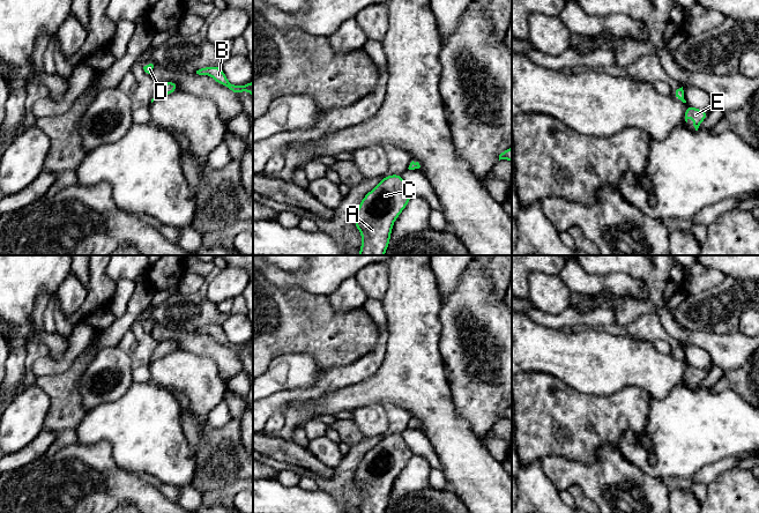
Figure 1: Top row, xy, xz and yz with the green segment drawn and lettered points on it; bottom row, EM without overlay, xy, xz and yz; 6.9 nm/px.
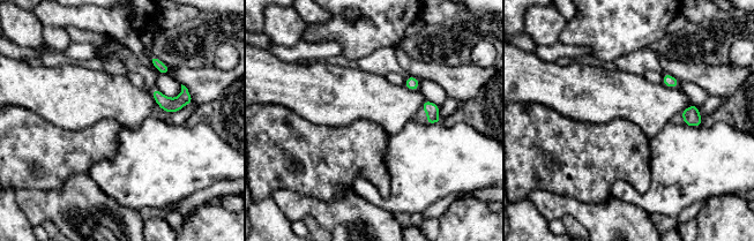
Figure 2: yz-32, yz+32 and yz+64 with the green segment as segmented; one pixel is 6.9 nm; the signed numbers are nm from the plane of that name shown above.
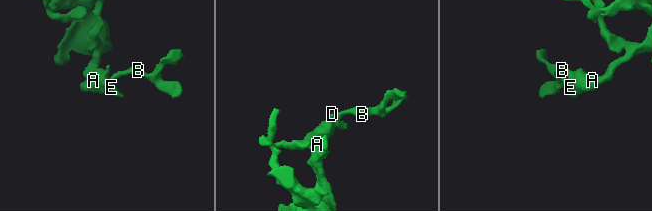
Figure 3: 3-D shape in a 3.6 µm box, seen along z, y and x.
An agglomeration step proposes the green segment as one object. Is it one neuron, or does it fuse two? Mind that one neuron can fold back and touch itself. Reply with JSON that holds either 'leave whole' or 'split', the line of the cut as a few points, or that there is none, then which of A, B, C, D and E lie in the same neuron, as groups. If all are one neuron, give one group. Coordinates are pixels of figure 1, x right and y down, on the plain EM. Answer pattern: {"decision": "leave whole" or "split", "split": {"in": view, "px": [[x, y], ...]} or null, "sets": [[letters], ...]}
{"decision": "leave whole", "split": null, "sets": [["A", "B", "C", "D", "E"]]}

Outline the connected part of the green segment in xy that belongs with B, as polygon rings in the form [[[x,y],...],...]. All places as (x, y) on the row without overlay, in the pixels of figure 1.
[[[208,325],[208,326],[204,326],[204,327],[196,329],[196,333],[209,334],[217,342],[226,345],[236,354],[238,354],[243,350],[248,350],[253,356],[253,340],[245,343],[245,344],[233,344],[232,342],[229,341],[229,339],[226,337],[226,335],[221,326]]]

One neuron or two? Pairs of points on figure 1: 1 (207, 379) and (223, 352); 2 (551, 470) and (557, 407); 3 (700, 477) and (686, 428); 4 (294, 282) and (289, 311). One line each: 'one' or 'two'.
1: two
2: two
3: two
4: two

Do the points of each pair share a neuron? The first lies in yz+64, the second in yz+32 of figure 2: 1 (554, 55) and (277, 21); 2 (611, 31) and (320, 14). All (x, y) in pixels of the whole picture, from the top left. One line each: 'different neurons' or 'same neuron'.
1: different neurons
2: different neurons

